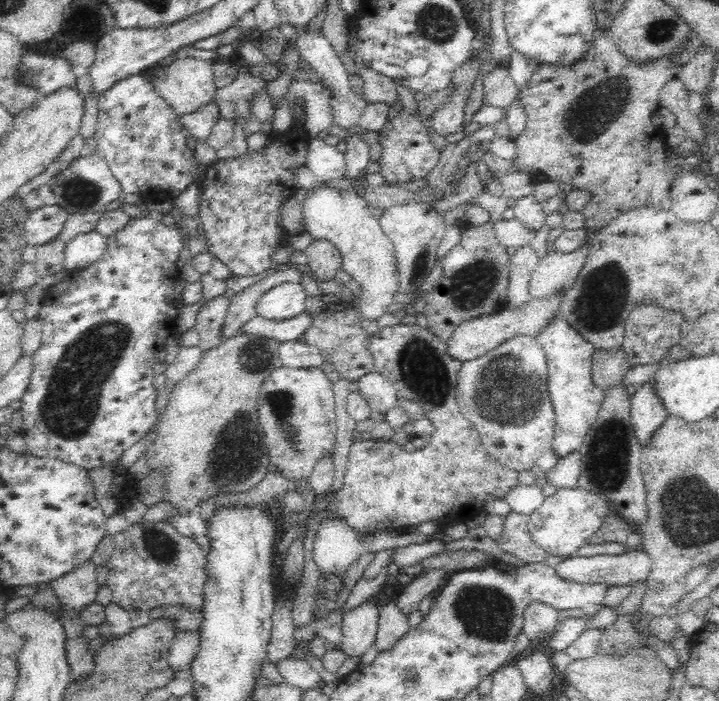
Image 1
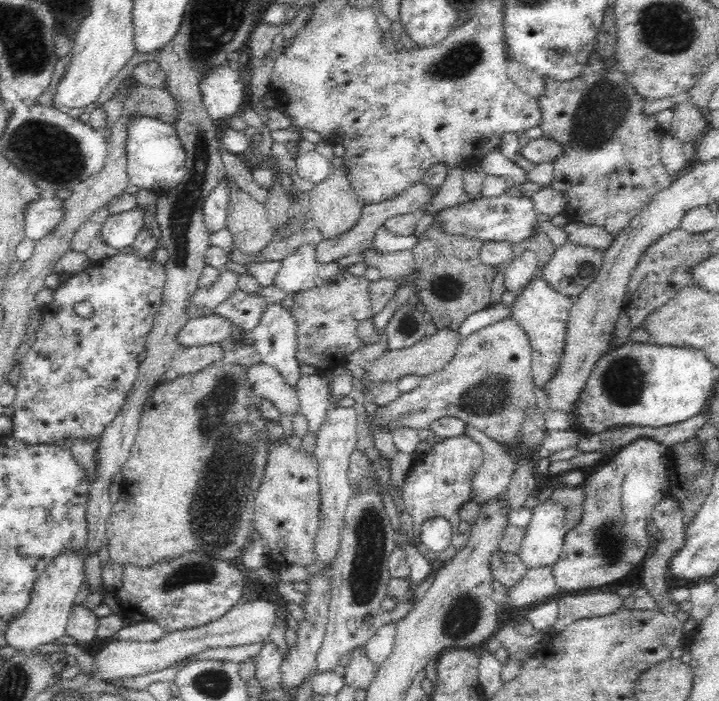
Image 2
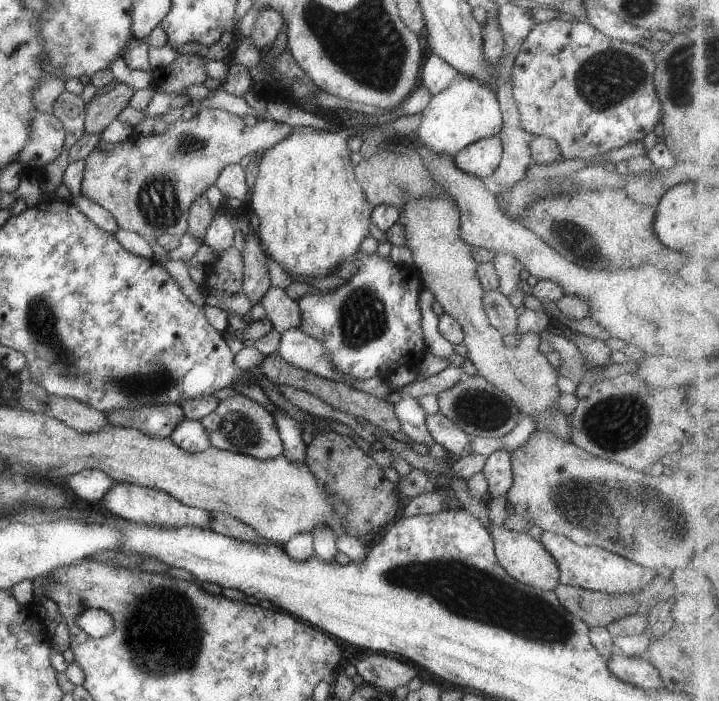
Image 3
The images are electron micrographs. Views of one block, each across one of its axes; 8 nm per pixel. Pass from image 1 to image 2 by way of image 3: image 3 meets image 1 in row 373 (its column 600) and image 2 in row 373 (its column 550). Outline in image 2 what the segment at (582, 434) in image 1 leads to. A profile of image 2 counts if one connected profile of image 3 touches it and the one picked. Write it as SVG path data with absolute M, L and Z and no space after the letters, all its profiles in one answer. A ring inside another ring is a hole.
M542 277L530 281L512 304L510 317L528 333L532 347L532 374L535 385L544 393L548 390L550 378L560 366L564 352L564 340L568 326L568 314L574 306L575 297L556 292Z

